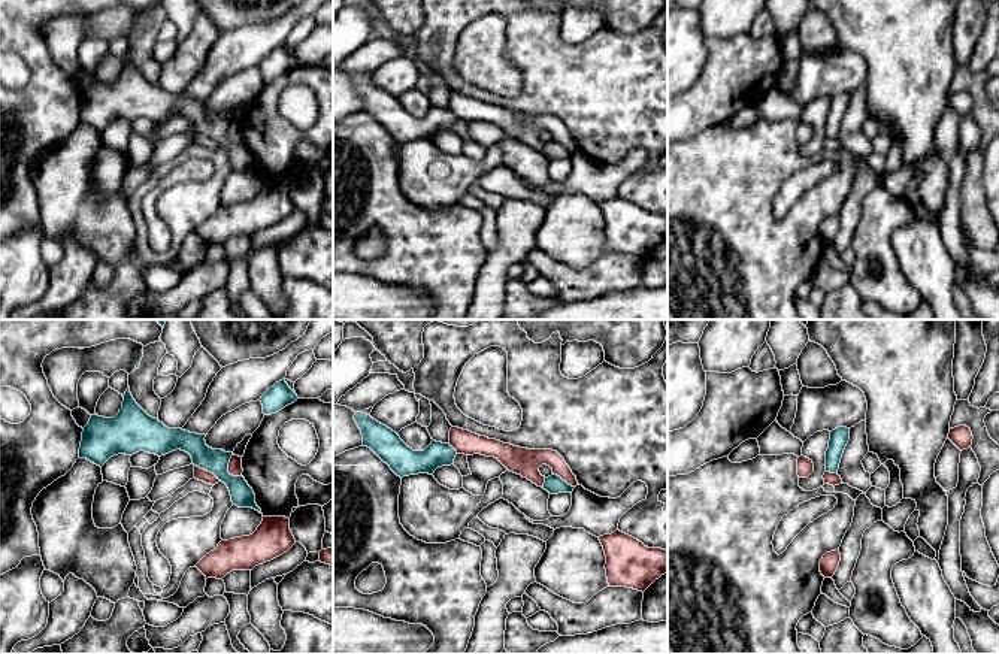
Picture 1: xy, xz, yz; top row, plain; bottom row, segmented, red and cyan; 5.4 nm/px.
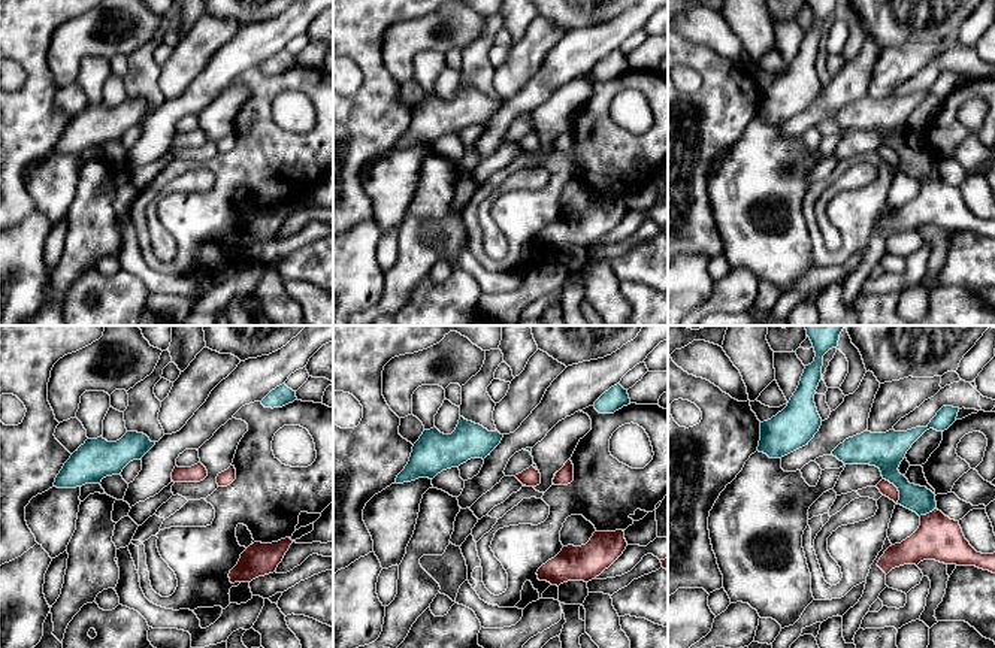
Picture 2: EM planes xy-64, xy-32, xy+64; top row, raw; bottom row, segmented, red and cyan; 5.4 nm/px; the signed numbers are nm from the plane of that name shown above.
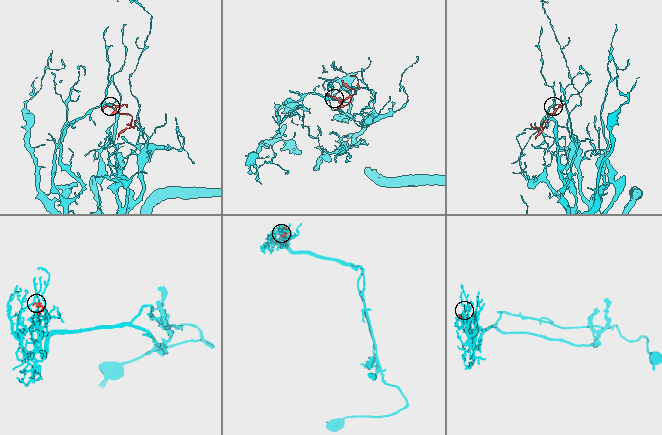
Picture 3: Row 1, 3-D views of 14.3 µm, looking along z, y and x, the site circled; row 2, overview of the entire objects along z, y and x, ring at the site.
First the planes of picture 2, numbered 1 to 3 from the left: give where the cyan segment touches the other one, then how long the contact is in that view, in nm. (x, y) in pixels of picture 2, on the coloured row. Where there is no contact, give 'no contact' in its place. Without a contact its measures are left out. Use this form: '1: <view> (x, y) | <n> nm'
1: no contact
2: xy-32 (555, 477) | 50 nm
3: xy+64 (897, 488) | 160 nm

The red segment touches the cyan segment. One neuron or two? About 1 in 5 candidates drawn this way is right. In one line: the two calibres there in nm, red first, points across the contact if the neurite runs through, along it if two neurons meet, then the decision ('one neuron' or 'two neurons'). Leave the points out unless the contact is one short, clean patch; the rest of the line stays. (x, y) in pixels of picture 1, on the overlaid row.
calibres 80 and 130 nm; two neurons

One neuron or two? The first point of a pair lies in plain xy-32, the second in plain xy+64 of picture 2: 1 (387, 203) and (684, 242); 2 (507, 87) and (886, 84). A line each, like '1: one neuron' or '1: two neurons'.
1: two neurons
2: two neurons

